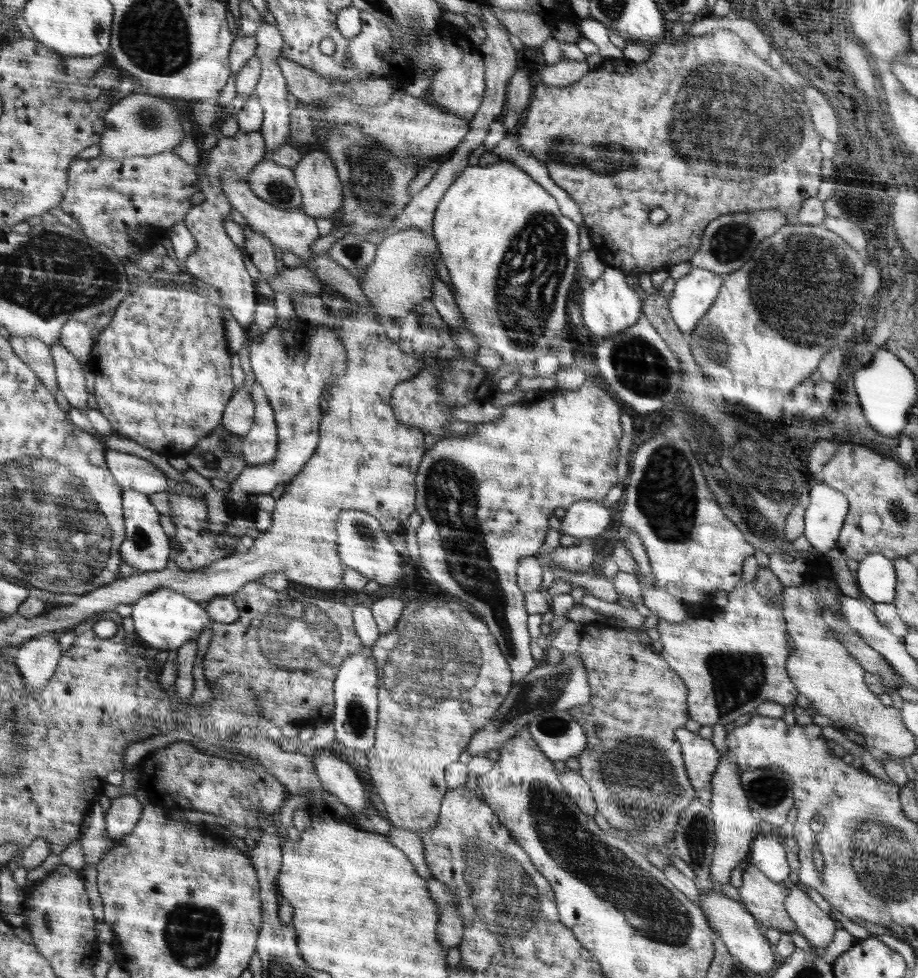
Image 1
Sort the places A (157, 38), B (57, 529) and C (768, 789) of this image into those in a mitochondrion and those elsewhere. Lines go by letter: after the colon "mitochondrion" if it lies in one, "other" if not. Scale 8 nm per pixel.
A: mitochondrion
B: mitochondrion
C: mitochondrion

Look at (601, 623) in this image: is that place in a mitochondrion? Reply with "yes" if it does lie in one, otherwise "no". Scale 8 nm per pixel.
no

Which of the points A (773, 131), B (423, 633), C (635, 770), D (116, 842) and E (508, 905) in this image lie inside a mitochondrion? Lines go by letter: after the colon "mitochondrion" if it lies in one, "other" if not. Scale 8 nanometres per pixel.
A: mitochondrion
B: mitochondrion
C: mitochondrion
D: other
E: mitochondrion

